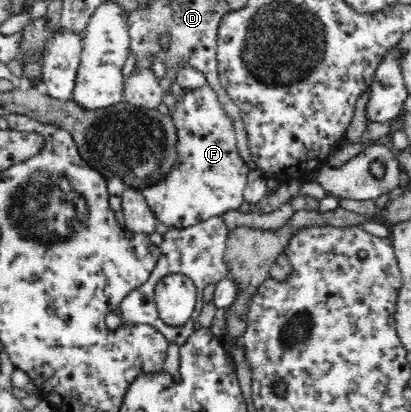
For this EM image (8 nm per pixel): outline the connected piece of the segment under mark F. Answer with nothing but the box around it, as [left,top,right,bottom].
[142,84,250,228]

